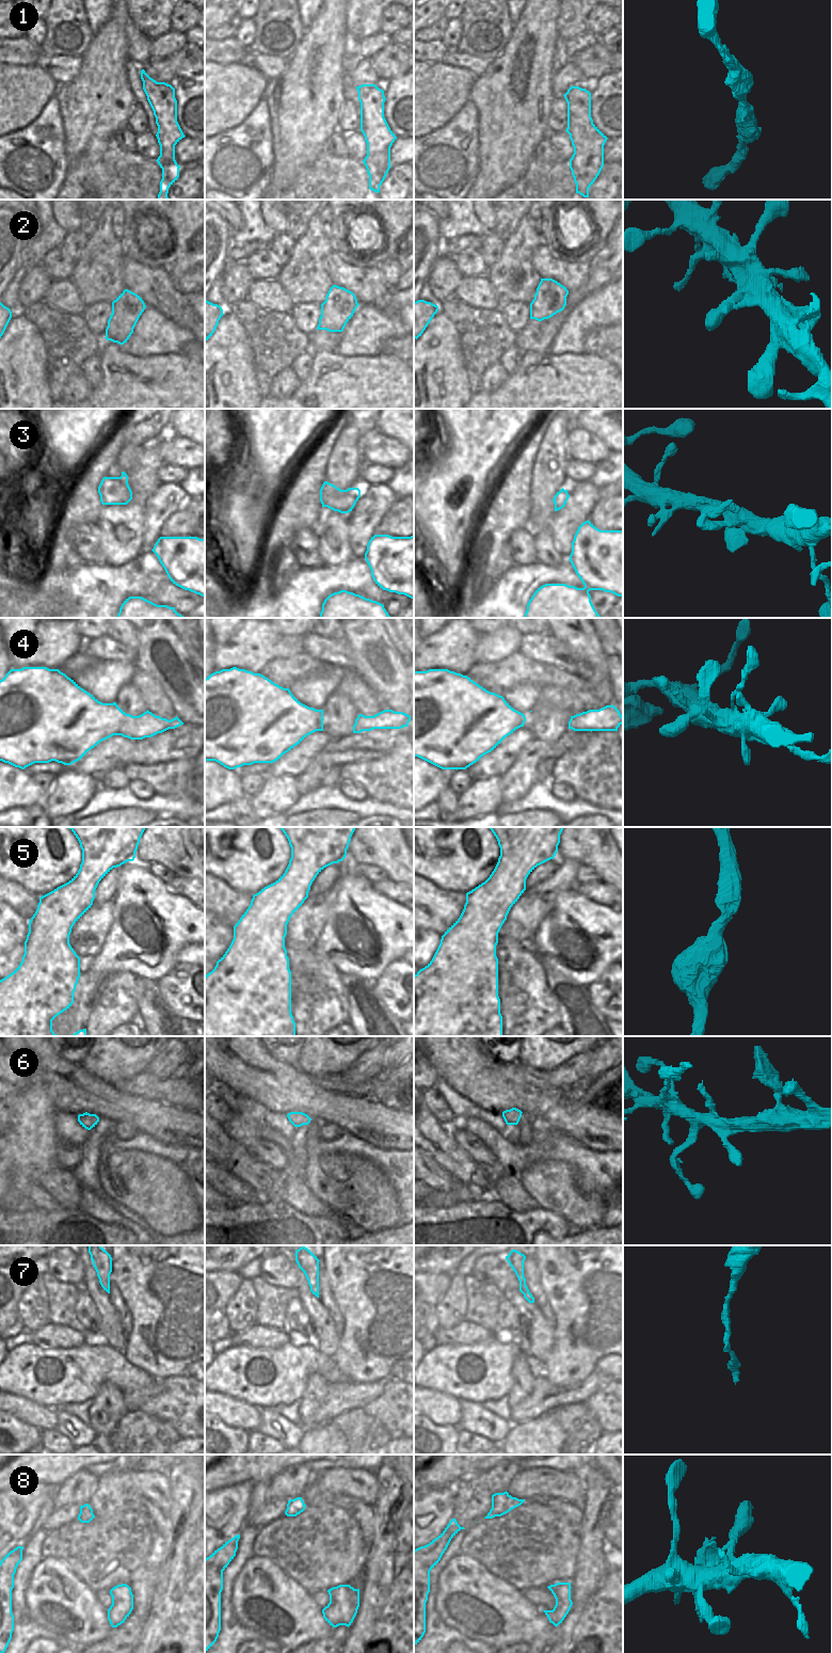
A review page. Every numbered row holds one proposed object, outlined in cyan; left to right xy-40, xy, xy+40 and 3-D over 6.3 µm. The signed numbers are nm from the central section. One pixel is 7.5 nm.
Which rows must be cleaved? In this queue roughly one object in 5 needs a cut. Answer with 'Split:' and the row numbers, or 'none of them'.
Split: 8

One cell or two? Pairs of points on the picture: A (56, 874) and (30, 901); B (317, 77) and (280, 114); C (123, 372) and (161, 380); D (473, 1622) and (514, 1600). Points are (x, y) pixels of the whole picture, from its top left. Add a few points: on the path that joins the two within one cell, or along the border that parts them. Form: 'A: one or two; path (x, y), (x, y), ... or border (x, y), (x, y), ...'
A: two; border (14, 881), (40, 896)
B: one; path (309, 86), (289, 107)
C: one; path (132, 378), (152, 378)
D: one; path (473, 1605), (472, 1594), (482, 1600), (497, 1600)

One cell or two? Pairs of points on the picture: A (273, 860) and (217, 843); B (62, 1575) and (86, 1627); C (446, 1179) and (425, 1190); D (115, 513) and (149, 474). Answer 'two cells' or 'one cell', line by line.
A: one cell
B: one cell
C: two cells
D: one cell

